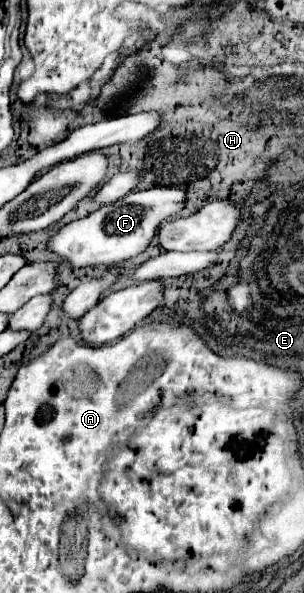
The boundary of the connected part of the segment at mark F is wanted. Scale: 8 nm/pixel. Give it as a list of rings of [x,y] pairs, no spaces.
[[[150,188],[142,192],[132,192],[108,206],[98,208],[96,212],[74,220],[62,226],[46,244],[46,248],[68,260],[72,268],[86,268],[86,266],[112,266],[116,262],[134,258],[140,254],[148,242],[154,238],[162,220],[178,214],[184,206],[184,190],[180,188]]]

